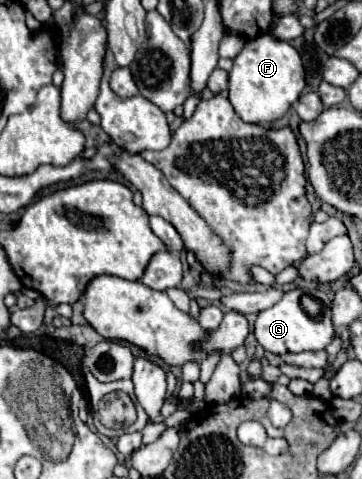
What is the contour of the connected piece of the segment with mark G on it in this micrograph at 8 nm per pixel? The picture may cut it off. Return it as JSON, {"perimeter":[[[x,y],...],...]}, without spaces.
{"perimeter":[[[290,290],[284,292],[284,296],[270,308],[258,312],[258,320],[254,324],[254,334],[256,340],[264,346],[264,350],[274,352],[274,354],[282,354],[286,350],[290,352],[304,352],[304,350],[324,350],[324,346],[332,340],[334,336],[334,326],[330,320],[330,300],[326,294],[320,294],[320,308],[322,314],[318,318],[312,318],[304,312],[300,298],[302,298],[302,290]]]}

